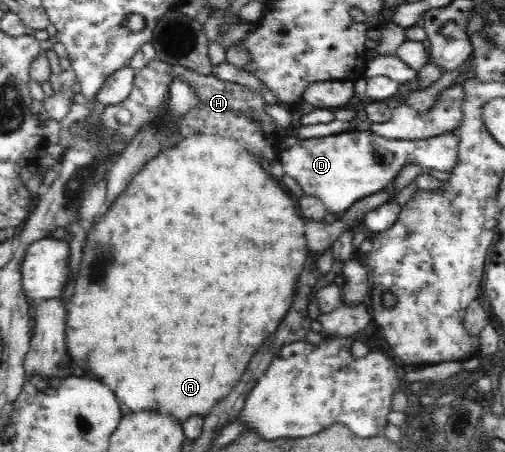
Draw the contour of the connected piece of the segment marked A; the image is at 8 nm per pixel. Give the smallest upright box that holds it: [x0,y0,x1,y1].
[66,133,308,423]

